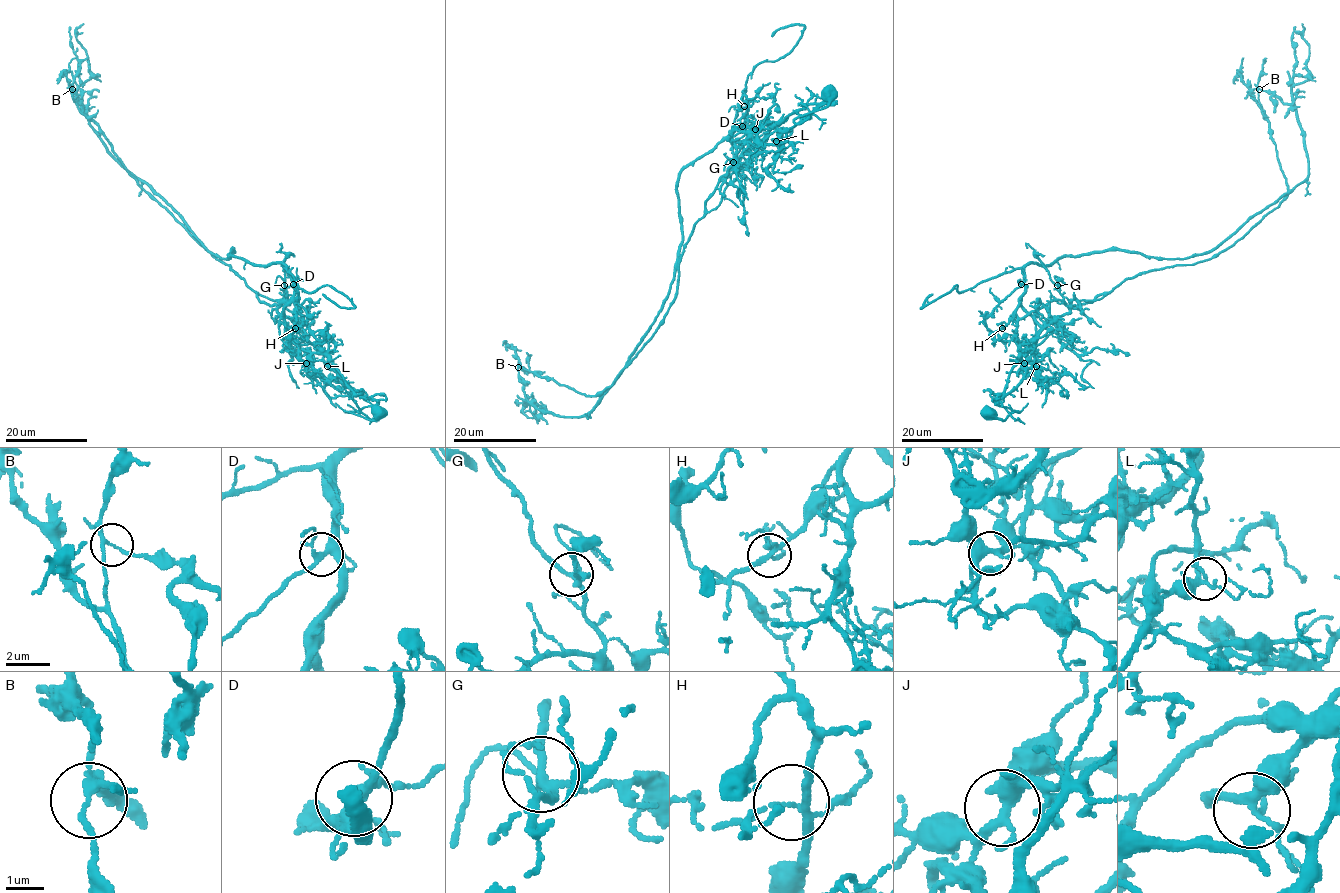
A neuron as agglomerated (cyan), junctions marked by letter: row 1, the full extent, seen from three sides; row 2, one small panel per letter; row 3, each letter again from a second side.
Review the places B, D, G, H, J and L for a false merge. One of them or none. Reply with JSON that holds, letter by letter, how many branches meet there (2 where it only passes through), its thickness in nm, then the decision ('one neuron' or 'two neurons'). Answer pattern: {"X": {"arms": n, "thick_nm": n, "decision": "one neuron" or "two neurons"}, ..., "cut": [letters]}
{"B": {"arms": 4, "thick_nm": 150, "decision": "two neurons"}, "D": {"arms": 6, "thick_nm": 300, "decision": "one neuron"}, "G": {"arms": 4, "thick_nm": 180, "decision": "one neuron"}, "H": {"arms": 4, "thick_nm": 130, "decision": "one neuron"}, "J": {"arms": 5, "thick_nm": 340, "decision": "one neuron"}, "L": {"arms": 5, "thick_nm": 280, "decision": "one neuron"}, "cut": ["B"]}

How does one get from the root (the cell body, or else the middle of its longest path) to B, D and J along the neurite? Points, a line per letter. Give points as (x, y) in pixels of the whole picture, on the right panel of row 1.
B: (988, 412), (1018, 412), (1000, 394), (1054, 317), (1139, 274), (1210, 259), (1278, 205), (1288, 185), (1259, 89)
D: (988, 412), (1002, 420), (1018, 412), (1002, 406), (1000, 394), (1018, 355), (1013, 336), (1021, 284)
J: (988, 412), (987, 416), (1002, 420), (1018, 412), (1002, 406), (1000, 394), (1020, 353), (1024, 363)

